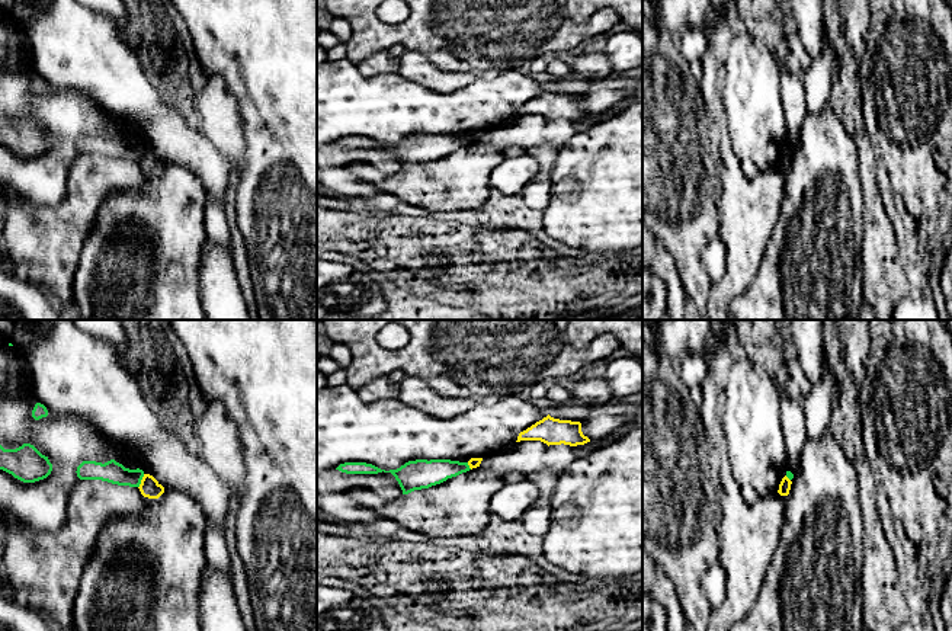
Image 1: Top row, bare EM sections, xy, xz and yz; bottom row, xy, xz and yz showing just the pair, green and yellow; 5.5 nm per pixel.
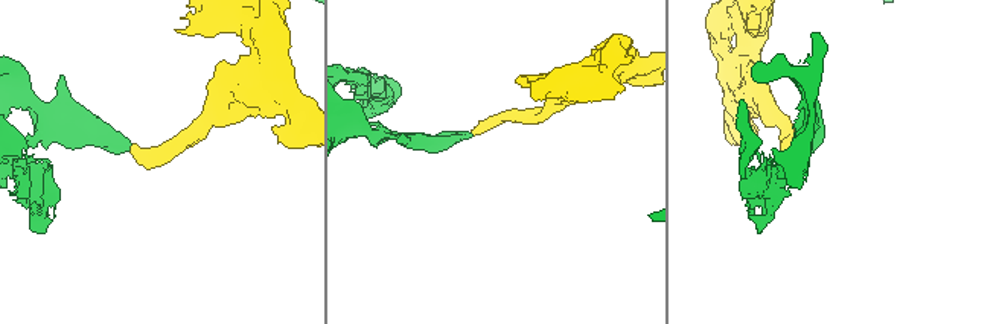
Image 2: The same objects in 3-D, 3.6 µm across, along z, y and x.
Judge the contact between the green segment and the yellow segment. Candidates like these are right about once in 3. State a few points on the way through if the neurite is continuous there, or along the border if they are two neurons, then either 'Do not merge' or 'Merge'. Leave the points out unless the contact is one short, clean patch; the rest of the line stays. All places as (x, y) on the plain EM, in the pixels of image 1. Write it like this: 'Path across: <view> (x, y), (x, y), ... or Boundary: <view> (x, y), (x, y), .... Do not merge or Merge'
Boundary: xy (144, 149), (138, 162). Do not merge

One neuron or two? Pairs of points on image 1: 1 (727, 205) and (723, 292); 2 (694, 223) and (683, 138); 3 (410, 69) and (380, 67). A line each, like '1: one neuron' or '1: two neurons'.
1: one neuron
2: one neuron
3: two neurons

